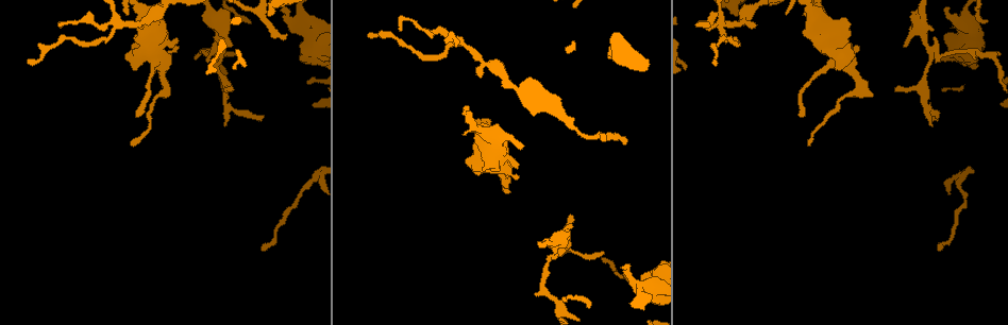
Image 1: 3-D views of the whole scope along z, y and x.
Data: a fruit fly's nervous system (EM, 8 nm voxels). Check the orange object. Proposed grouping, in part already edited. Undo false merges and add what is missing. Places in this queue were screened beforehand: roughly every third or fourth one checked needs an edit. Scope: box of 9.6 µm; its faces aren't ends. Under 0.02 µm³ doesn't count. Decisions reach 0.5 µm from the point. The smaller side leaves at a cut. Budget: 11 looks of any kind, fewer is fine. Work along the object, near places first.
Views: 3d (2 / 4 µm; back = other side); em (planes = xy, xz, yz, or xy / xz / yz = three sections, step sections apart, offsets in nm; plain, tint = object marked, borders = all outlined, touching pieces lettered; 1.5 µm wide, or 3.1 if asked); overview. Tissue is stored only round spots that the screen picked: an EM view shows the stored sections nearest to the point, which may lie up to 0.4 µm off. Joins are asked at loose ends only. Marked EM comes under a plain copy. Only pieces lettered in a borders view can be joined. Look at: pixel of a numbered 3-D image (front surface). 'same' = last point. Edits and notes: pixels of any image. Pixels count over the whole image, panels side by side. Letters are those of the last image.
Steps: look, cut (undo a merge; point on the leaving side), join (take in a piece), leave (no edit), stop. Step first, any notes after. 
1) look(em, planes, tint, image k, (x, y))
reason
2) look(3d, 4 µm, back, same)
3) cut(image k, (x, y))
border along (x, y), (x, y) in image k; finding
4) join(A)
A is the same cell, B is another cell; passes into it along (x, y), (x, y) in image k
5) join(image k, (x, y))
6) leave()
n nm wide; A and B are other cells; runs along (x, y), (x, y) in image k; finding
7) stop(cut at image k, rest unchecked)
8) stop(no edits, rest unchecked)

look(3d, 2 µm, image 1, (260, 119))

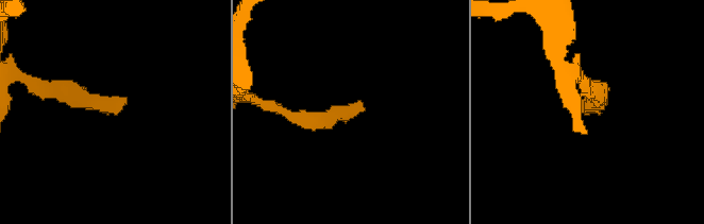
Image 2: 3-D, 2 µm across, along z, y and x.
look(em, planes, borders, image 2, (362, 102))

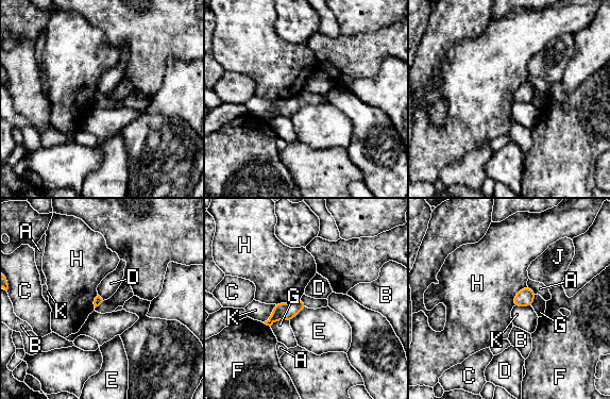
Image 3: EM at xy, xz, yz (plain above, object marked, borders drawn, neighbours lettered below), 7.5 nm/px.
leave()
A, B, C, D, E, F, G, H, J and K are other cells; border along (98, 294), (103, 300) in image 3; no lettered piece goes on from it

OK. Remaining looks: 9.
look(em, planes, borders, image 1, (624, 268))
free end

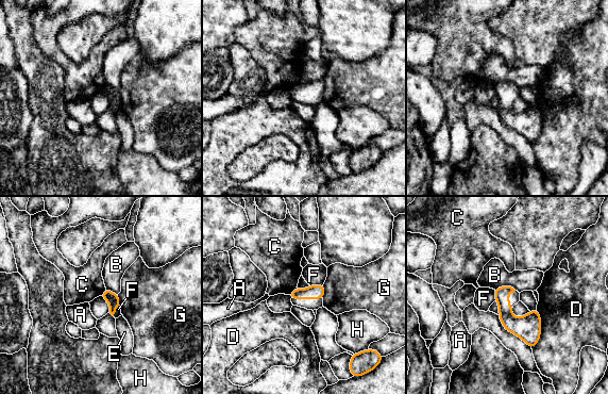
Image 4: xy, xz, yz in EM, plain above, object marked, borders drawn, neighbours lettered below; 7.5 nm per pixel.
leave()
A, B, C, D, E, F, G and H are other cells; border along (297, 288), (288, 294) in image 4; none of them fits

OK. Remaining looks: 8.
look(3d, 4 µm, image 1, (626, 140))
branch stops here

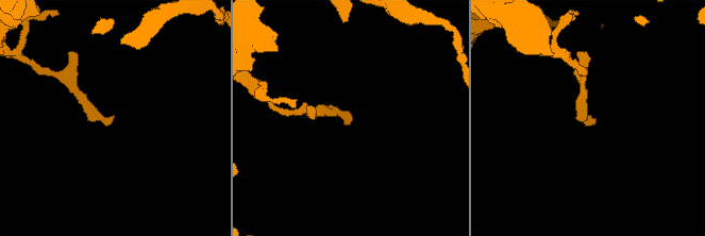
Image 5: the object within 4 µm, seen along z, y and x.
look(em, yz, step 4, tint, image 5, (352, 119))
shape alone is not enough

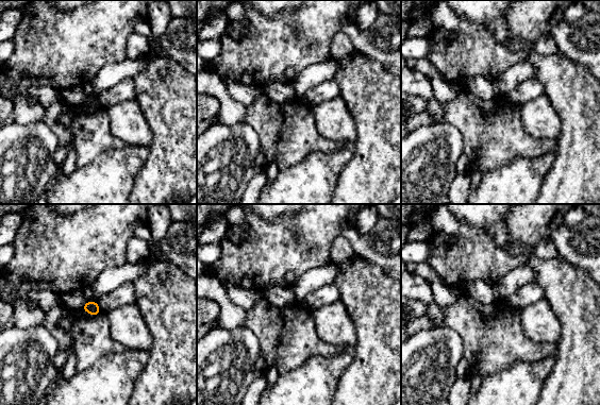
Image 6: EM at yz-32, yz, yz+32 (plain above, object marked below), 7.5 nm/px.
look(em, planes, borders, same)

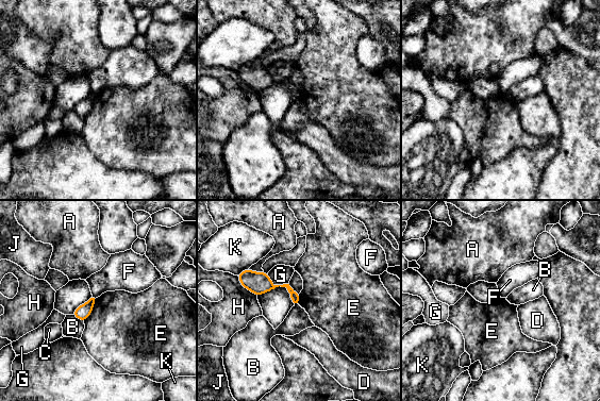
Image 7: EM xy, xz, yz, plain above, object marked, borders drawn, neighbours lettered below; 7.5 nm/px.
leave()
H touches over 220 nm; A, B, C, D, E, F, G, H, J and K are other cells; border along (95, 299), (93, 311), (84, 321) in image 7; none of them fits

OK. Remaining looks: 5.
look(em, yz, step 4, tint, image 1, (928, 47))
three arms meet

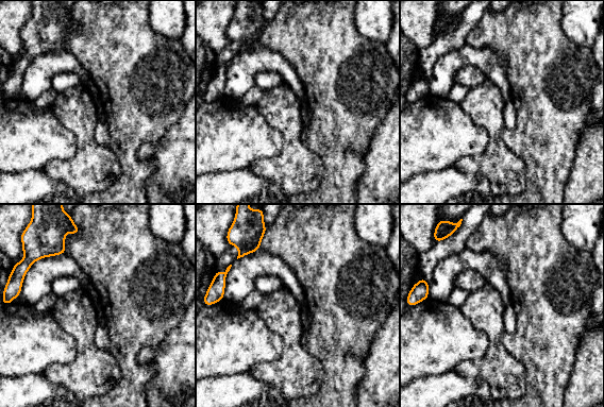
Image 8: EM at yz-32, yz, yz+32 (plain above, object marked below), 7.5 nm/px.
look(em, planes, borders, same)
another direction

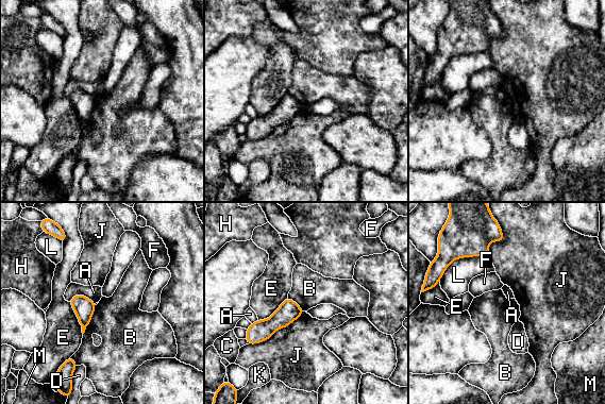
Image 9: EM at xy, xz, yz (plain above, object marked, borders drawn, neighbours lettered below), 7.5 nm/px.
leave()
A, B, C, D, E, F, H, J, K, L and M are other cells; continuous, no second neuron

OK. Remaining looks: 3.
look(em, planes, borders, image 1, (466, 160))

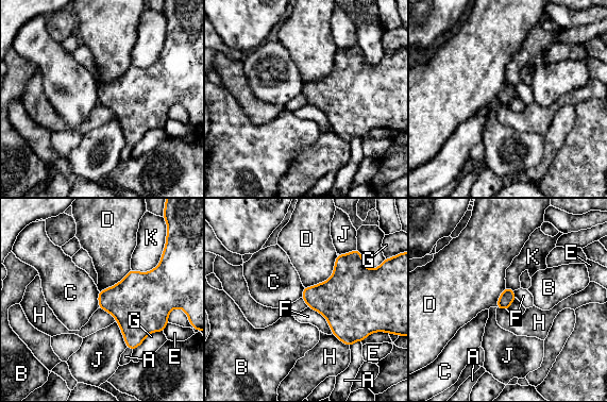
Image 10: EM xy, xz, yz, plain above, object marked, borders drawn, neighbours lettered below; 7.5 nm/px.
leave()
A, B, C, D, E, F, G, H, J and K are other cells; border along (99, 291), (98, 306) in image 10; no lettered piece goes on from it

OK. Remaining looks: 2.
stop(no edits, rest unchecked)

